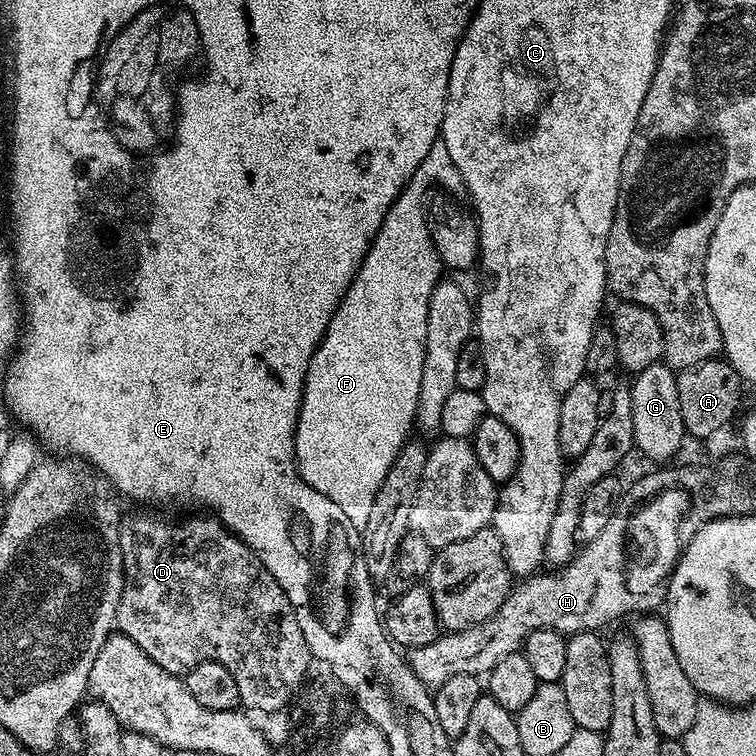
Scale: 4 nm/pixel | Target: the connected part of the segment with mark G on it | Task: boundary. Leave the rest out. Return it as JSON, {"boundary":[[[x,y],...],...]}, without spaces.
{"boundary":[[[663,362],[651,364],[638,372],[630,384],[633,407],[636,448],[654,464],[666,464],[674,457],[686,438],[682,422],[681,406],[678,405],[677,375]]]}

